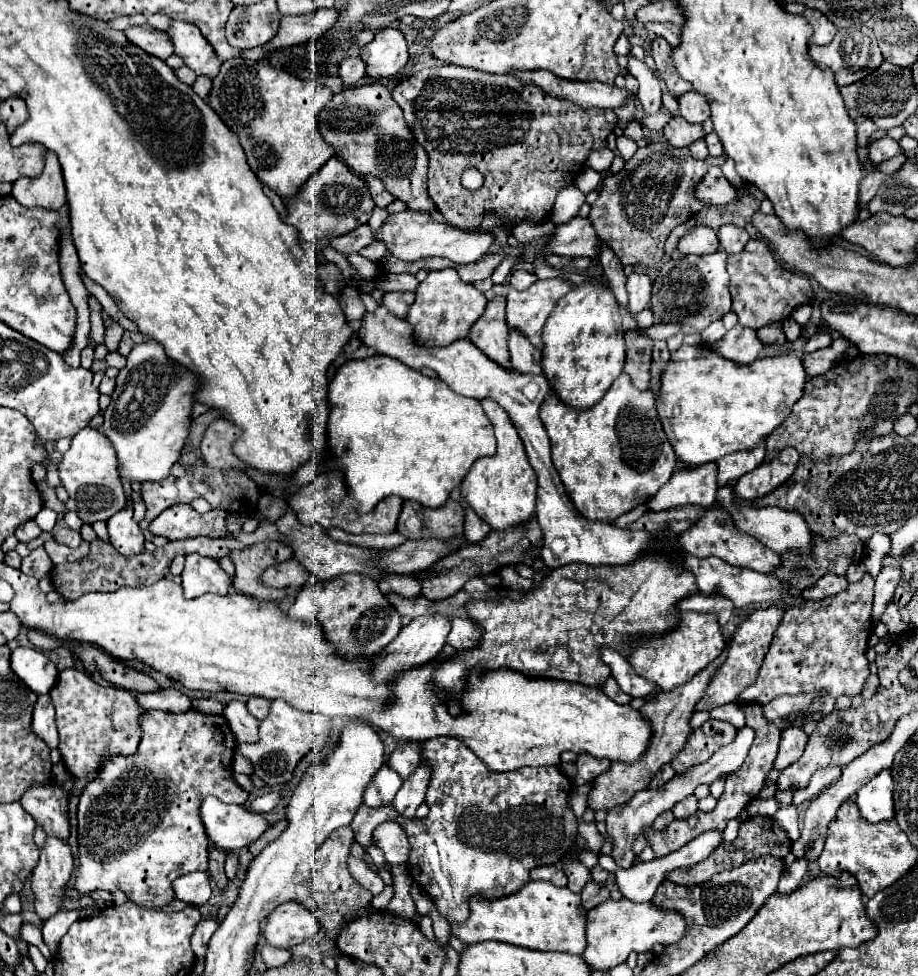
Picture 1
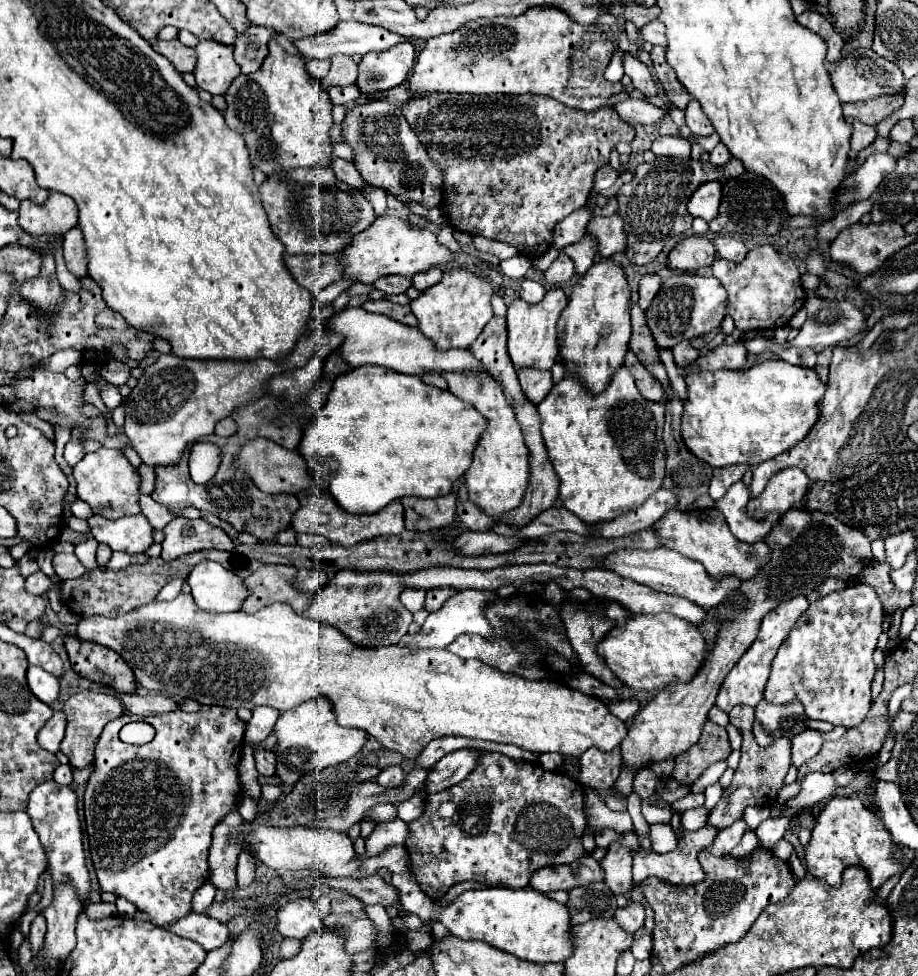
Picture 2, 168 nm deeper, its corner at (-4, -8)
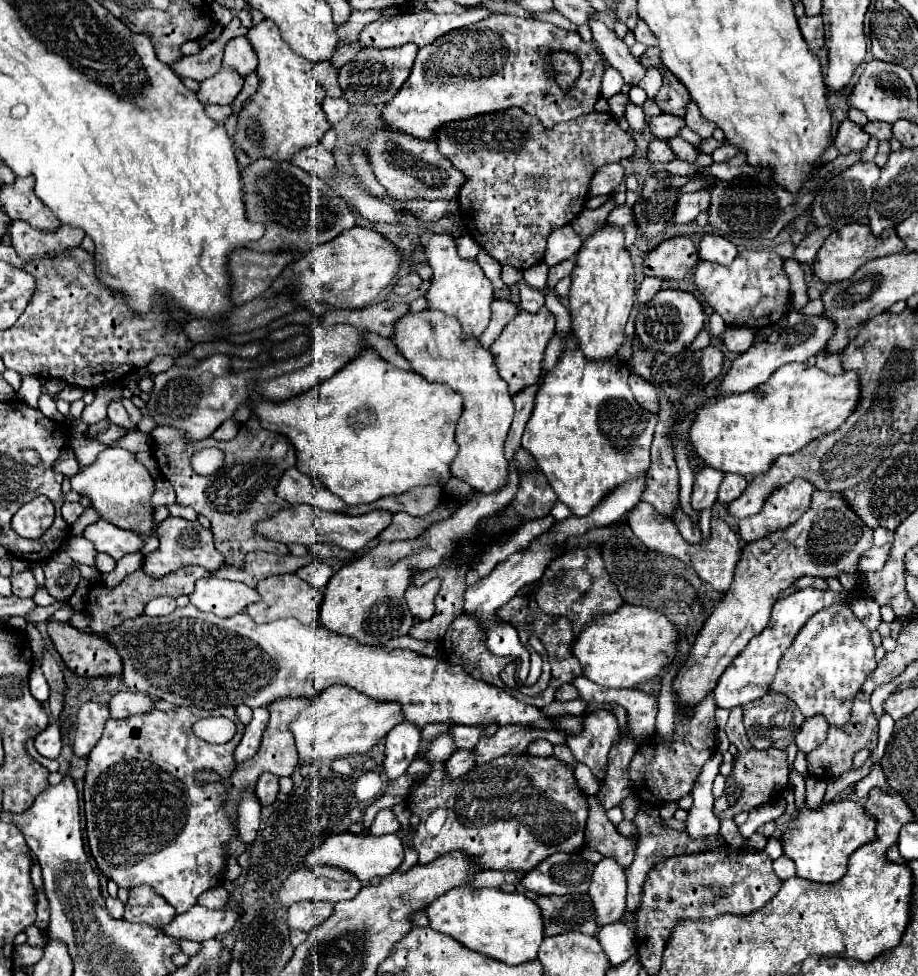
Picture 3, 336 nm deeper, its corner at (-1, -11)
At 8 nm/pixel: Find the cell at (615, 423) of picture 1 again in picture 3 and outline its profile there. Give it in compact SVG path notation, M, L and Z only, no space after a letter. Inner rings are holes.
M568 348L560 356L556 368L544 376L544 384L536 394L534 412L526 424L522 446L532 452L558 500L566 504L574 516L586 516L604 496L650 468L650 444L658 416L640 408L634 400L628 388L628 376L630 368L620 356L590 362L578 348Z

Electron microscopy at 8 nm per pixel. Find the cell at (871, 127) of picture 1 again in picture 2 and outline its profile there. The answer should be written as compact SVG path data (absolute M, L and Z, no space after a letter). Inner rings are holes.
M849 121L849 123L853 125L853 135L851 135L851 151L853 151L853 153L865 149L865 147L871 145L873 139L877 137L875 127L863 125L861 121Z

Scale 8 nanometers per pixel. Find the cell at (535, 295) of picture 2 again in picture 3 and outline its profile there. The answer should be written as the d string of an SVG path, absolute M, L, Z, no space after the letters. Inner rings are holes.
M522 286L520 288L520 302L518 308L526 310L526 312L538 312L538 308L544 304L544 294L536 288L530 286Z

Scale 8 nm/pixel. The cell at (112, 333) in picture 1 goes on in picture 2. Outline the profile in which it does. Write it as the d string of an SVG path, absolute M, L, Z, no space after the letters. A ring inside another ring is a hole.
M107 361L107 365L101 367L99 375L101 375L105 381L121 387L121 385L125 385L127 379L131 377L131 369L129 369L129 365L125 365L125 363L121 363L121 361Z

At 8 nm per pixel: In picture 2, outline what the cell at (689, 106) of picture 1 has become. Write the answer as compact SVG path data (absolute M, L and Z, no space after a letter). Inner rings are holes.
M695 99L685 109L685 119L687 119L687 127L695 137L709 137L713 133L711 121L705 117L705 113L701 111L701 105Z

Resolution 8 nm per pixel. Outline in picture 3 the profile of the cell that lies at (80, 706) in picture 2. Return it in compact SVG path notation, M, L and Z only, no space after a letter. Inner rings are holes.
M84 702L78 708L76 714L76 732L74 732L74 742L72 750L76 756L86 758L90 750L96 746L98 738L102 736L104 724L110 718L108 706L102 702Z

